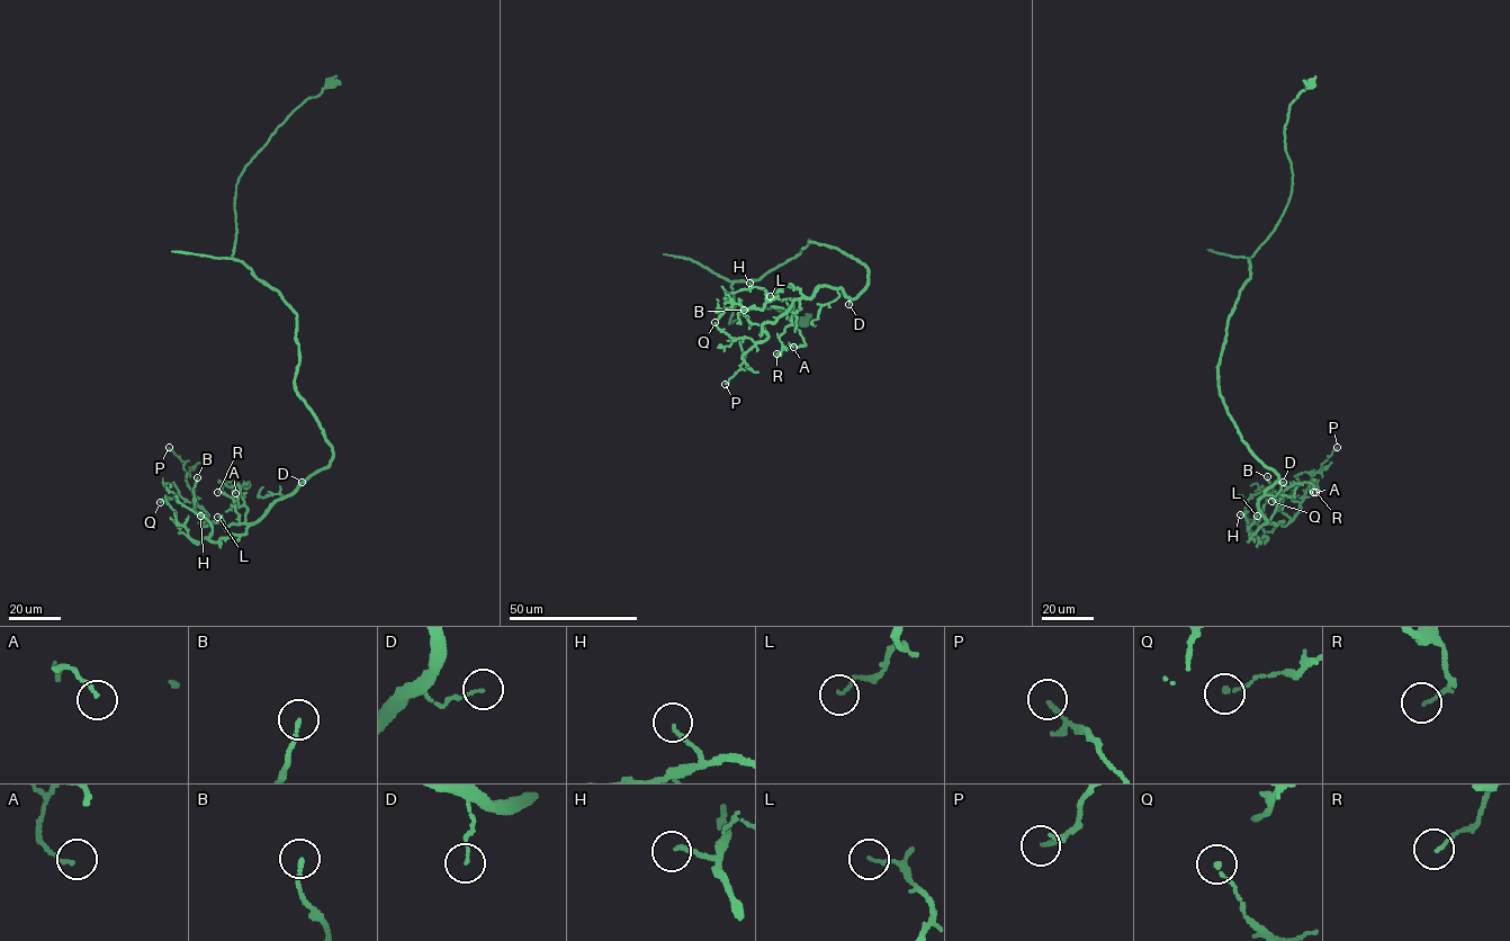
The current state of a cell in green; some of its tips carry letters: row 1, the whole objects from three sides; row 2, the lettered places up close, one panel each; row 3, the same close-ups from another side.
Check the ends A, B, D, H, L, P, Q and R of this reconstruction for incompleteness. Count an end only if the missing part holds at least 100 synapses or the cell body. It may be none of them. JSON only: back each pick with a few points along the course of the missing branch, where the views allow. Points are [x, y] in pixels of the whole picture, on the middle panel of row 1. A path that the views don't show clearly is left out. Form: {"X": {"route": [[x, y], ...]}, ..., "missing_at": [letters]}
{"missing_at": []}

